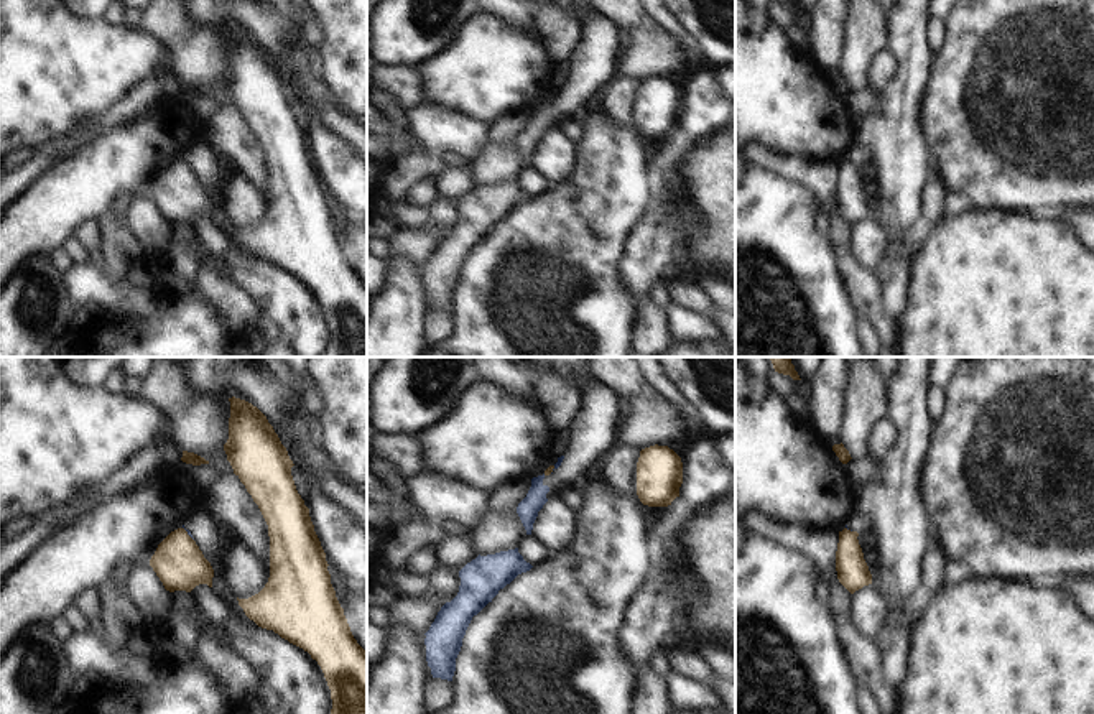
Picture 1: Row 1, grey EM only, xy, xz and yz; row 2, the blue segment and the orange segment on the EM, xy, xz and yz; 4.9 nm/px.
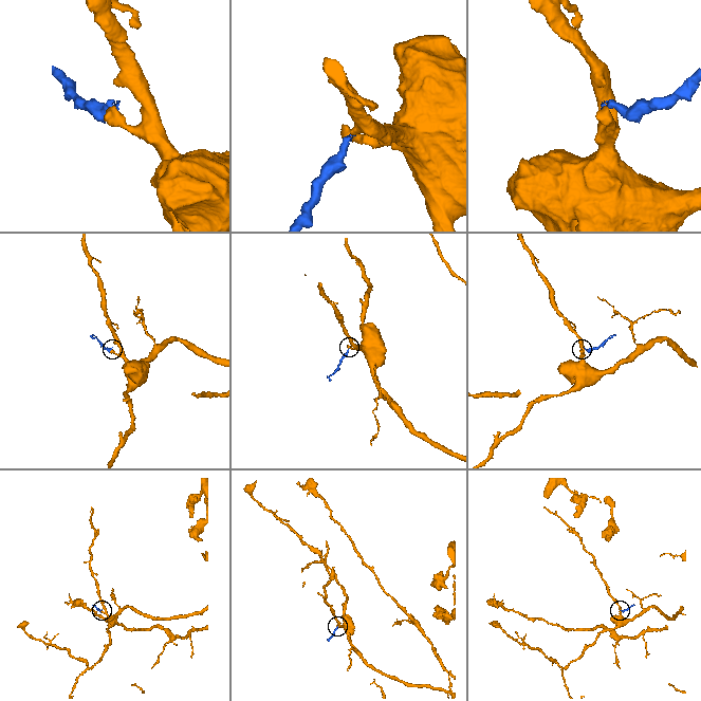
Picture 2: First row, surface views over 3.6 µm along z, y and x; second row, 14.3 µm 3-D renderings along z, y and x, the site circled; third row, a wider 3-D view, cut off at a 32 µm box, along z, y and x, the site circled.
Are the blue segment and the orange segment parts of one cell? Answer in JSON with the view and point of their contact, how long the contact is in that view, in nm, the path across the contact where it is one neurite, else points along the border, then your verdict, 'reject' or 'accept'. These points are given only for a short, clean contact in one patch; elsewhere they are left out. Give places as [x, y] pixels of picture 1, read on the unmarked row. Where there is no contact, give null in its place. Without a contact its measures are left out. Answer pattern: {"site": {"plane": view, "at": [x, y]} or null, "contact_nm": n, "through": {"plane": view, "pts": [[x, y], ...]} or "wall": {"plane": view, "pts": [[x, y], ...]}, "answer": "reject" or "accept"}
{"site": {"plane": "xy", "at": [188, 165]}, "contact_nm": 90, "wall": {"plane": "xy", "pts": [[183, 158], [193, 171]]}, "answer": "reject"}

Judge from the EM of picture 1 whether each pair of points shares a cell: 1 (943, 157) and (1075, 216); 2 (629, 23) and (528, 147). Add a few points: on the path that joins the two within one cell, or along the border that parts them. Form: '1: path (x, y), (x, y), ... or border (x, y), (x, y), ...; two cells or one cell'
1: border (1073, 206), (1076, 208); two cells
2: border (606, 17), (619, 27), (625, 40), (617, 69); two cells

